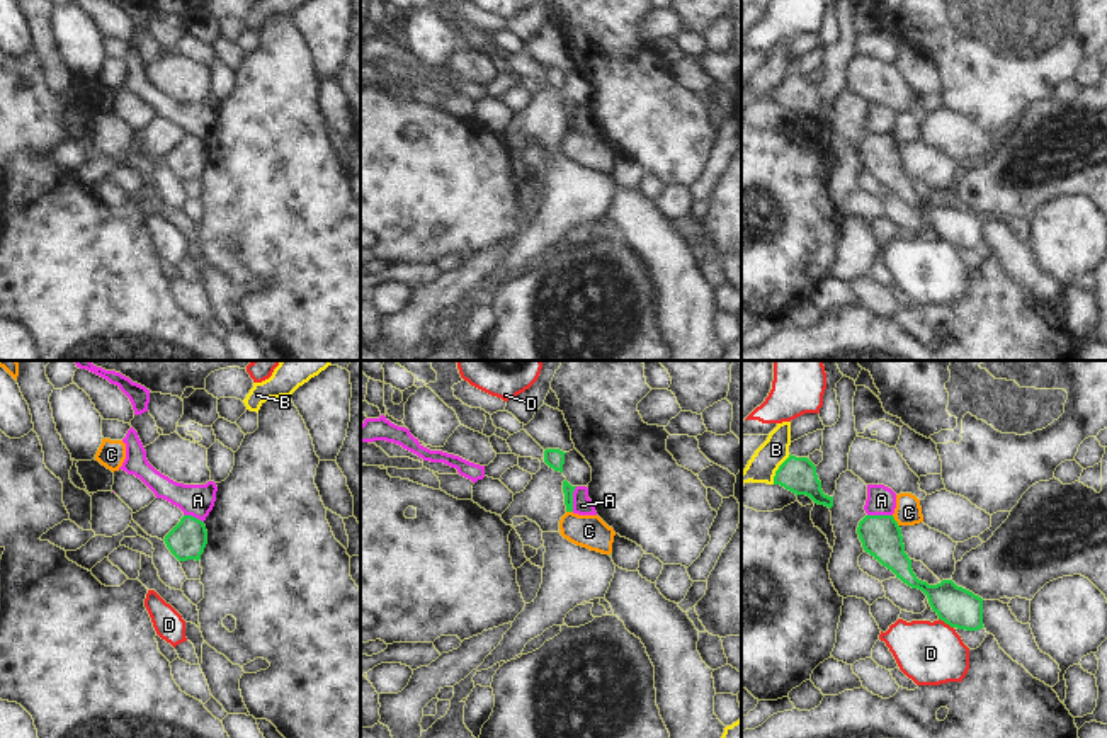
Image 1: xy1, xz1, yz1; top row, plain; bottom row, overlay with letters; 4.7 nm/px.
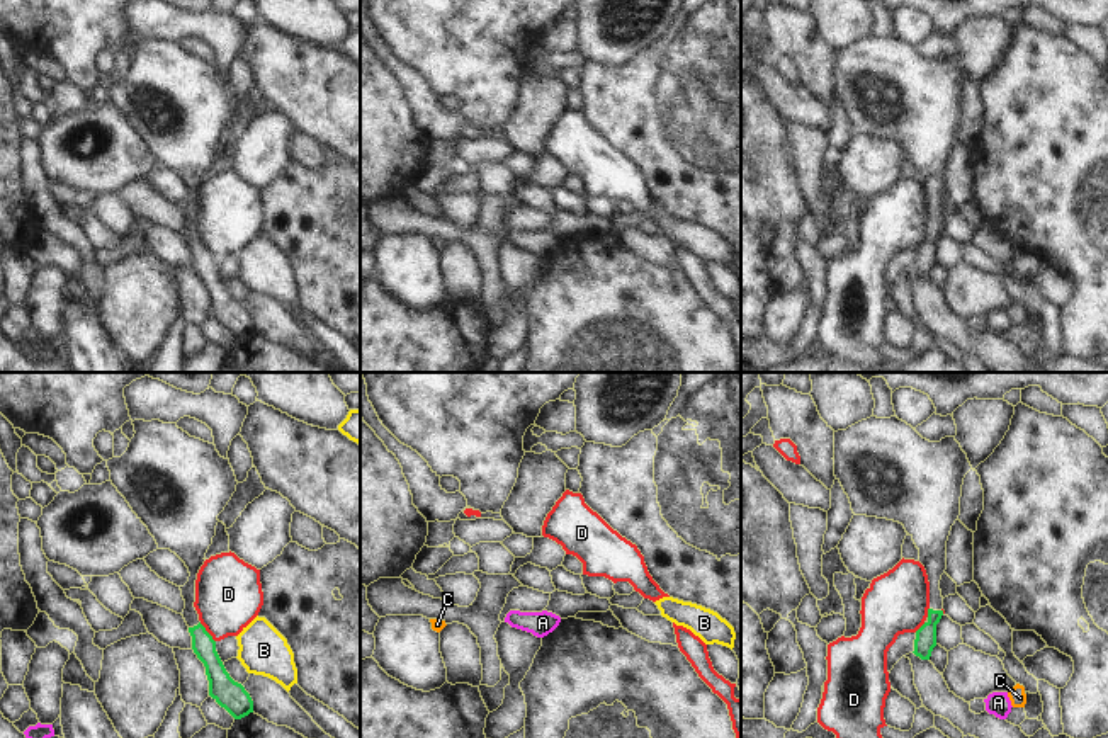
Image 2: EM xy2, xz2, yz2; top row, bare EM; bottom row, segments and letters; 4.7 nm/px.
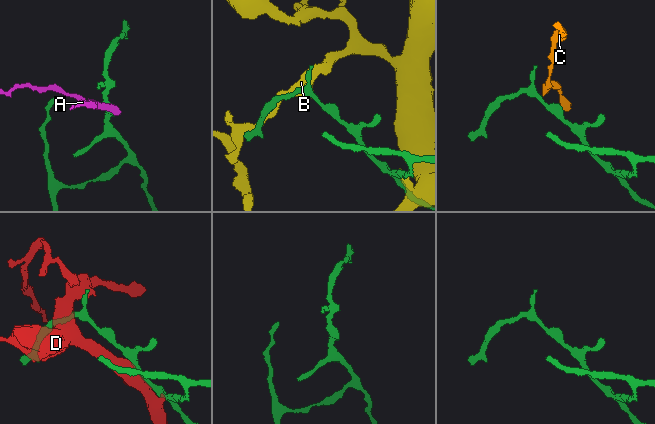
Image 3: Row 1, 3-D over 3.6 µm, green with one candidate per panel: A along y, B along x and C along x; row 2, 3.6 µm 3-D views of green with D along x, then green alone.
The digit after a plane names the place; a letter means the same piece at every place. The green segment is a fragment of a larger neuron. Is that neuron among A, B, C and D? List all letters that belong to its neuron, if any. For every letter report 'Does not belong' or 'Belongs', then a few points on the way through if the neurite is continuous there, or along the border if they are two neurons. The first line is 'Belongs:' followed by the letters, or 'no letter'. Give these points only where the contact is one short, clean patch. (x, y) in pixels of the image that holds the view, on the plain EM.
Belongs: no letter
A: Does not belong. Boundary: xz1 (577, 106), (572, 116), (572, 130)
B: Does not belong
C: Does not belong. Boundary: yz1 (891, 135), (898, 145)
D: Does not belong.

